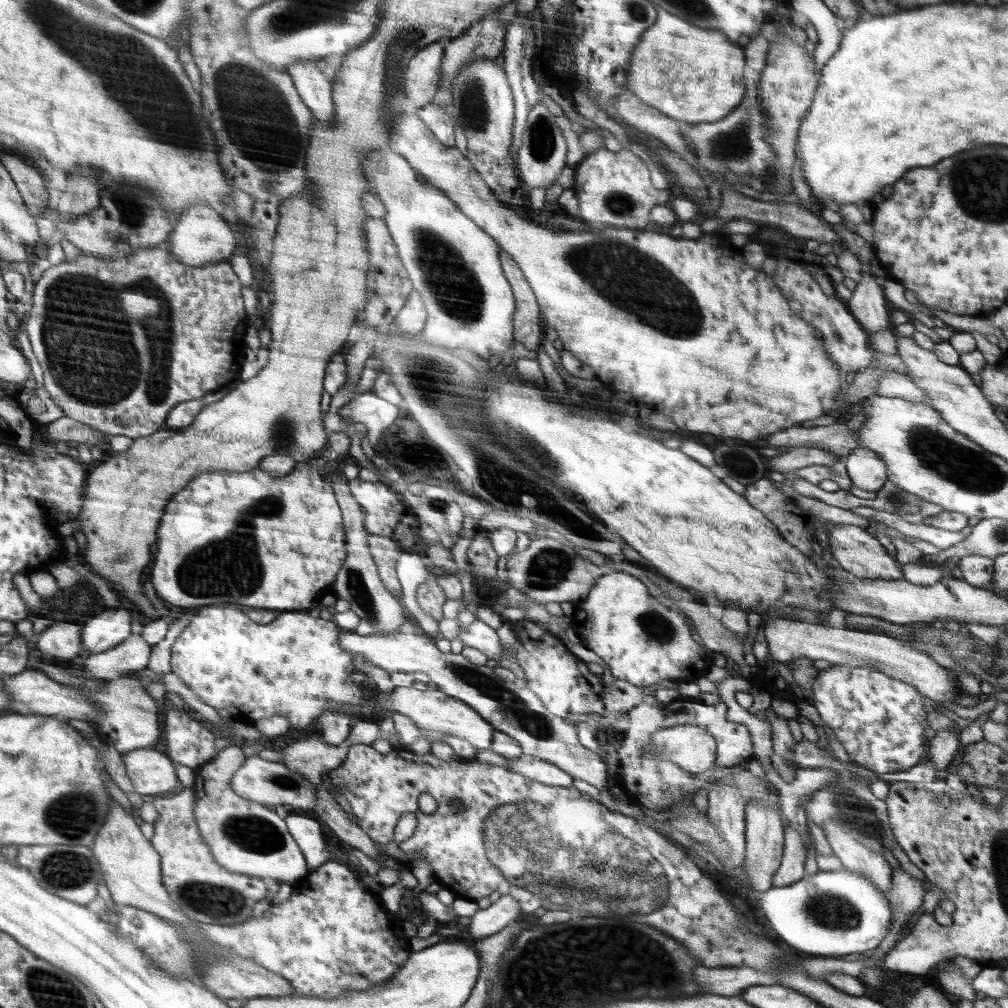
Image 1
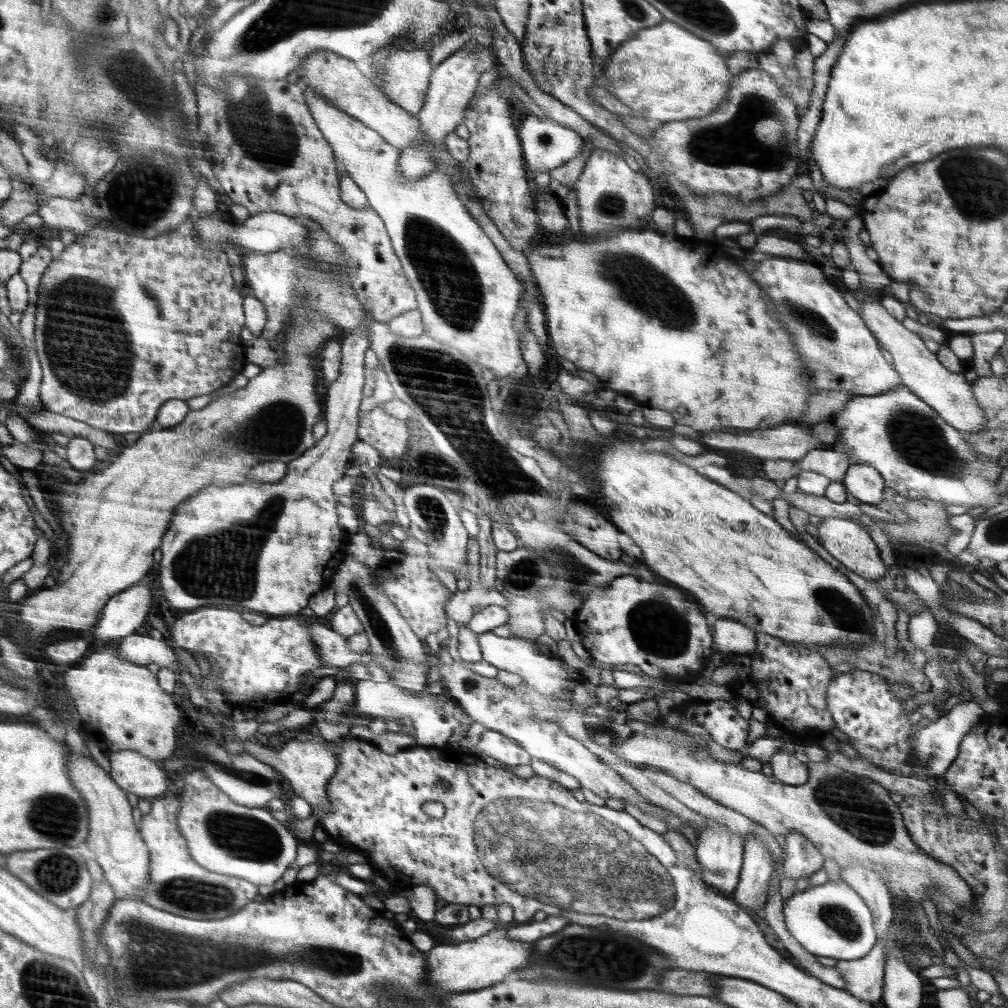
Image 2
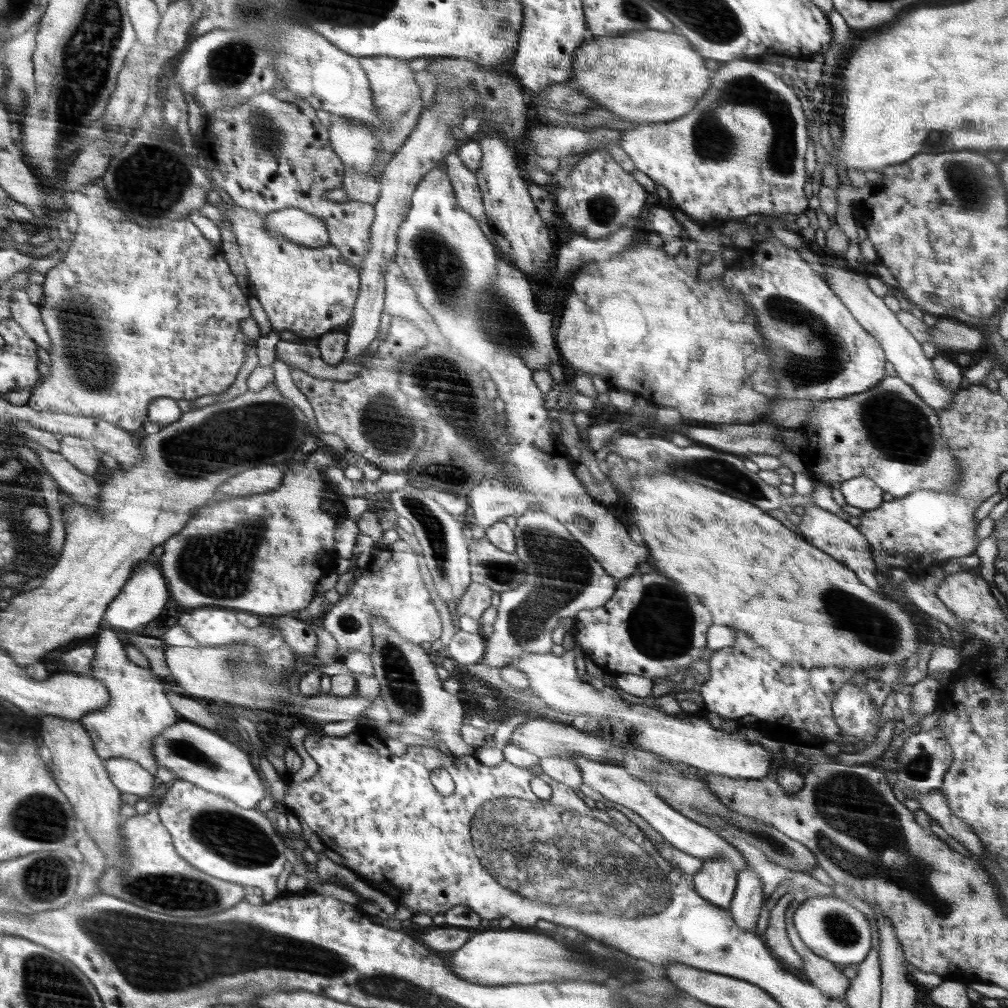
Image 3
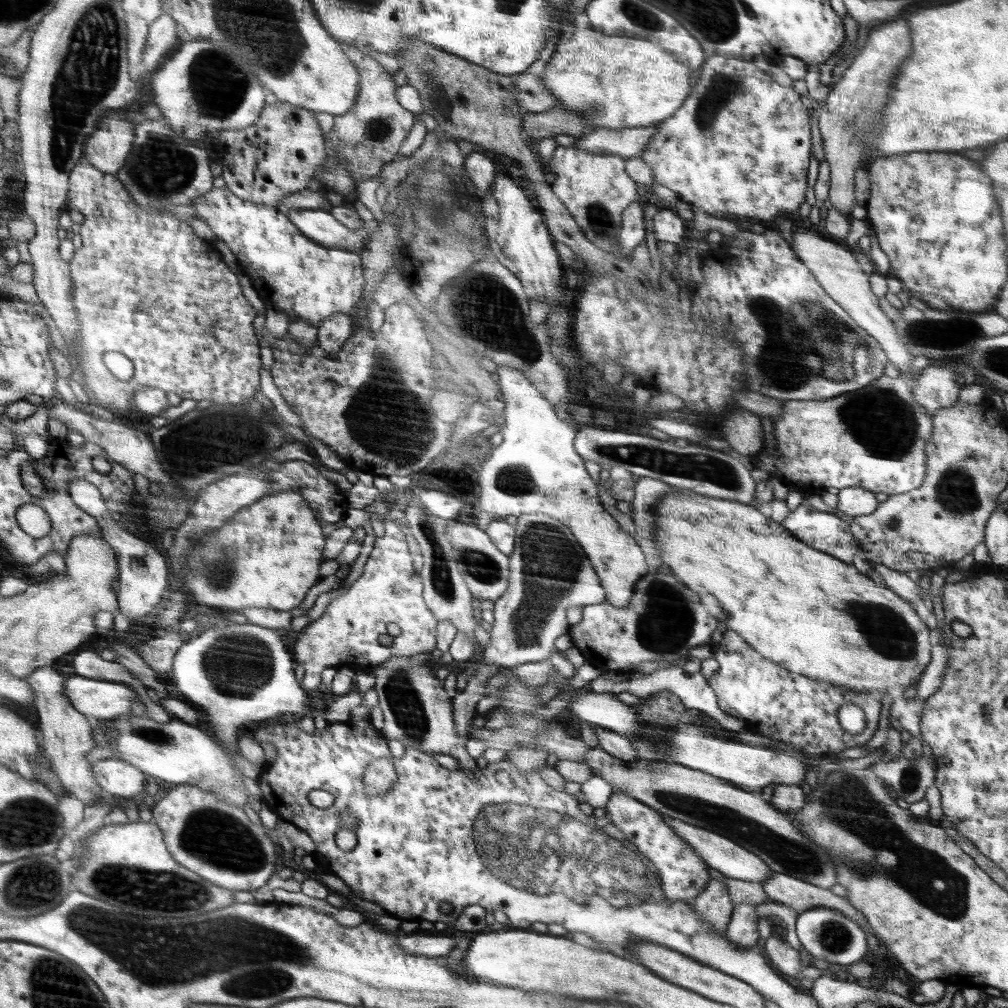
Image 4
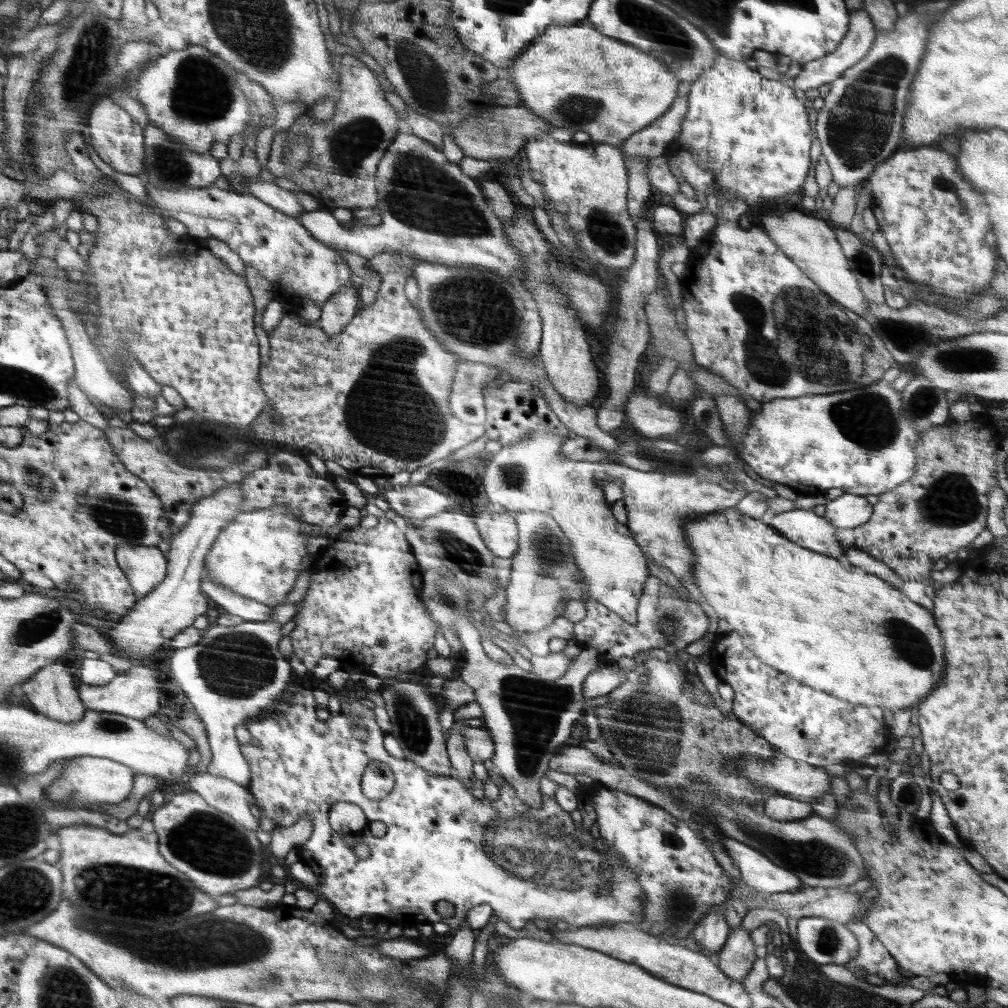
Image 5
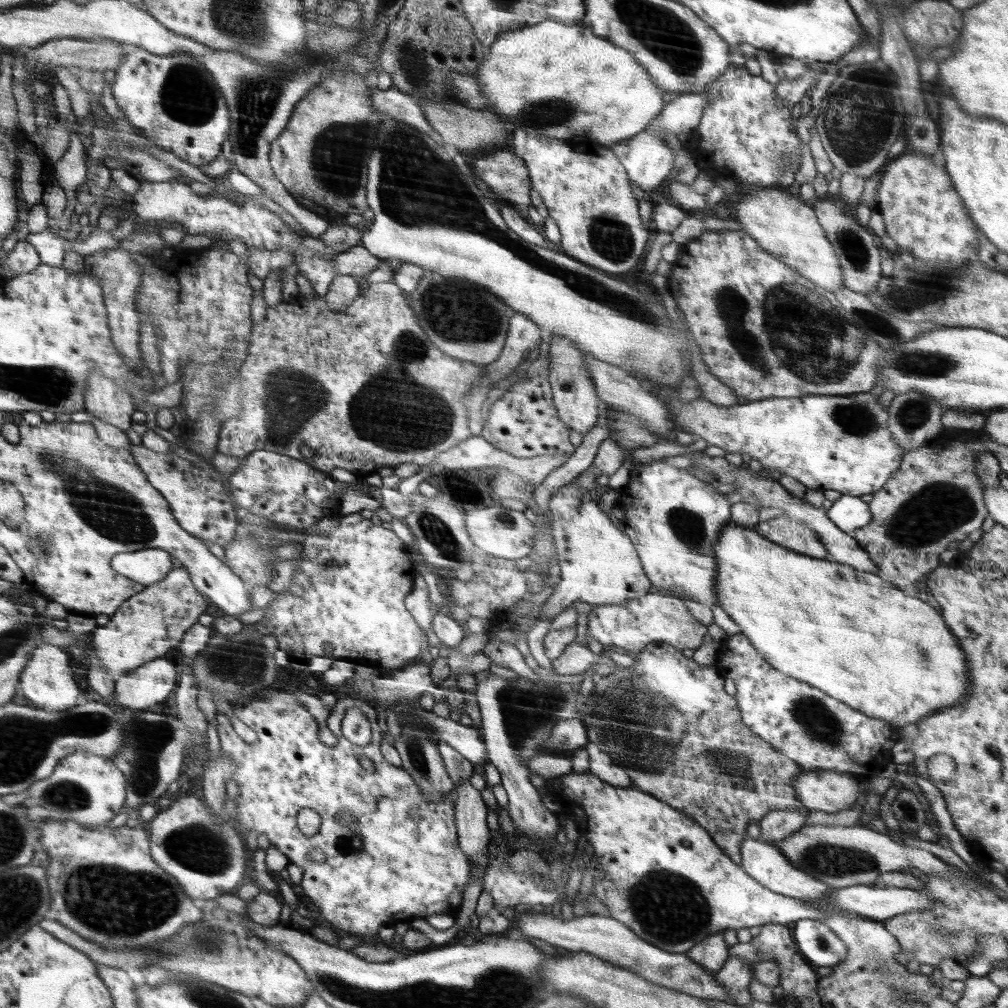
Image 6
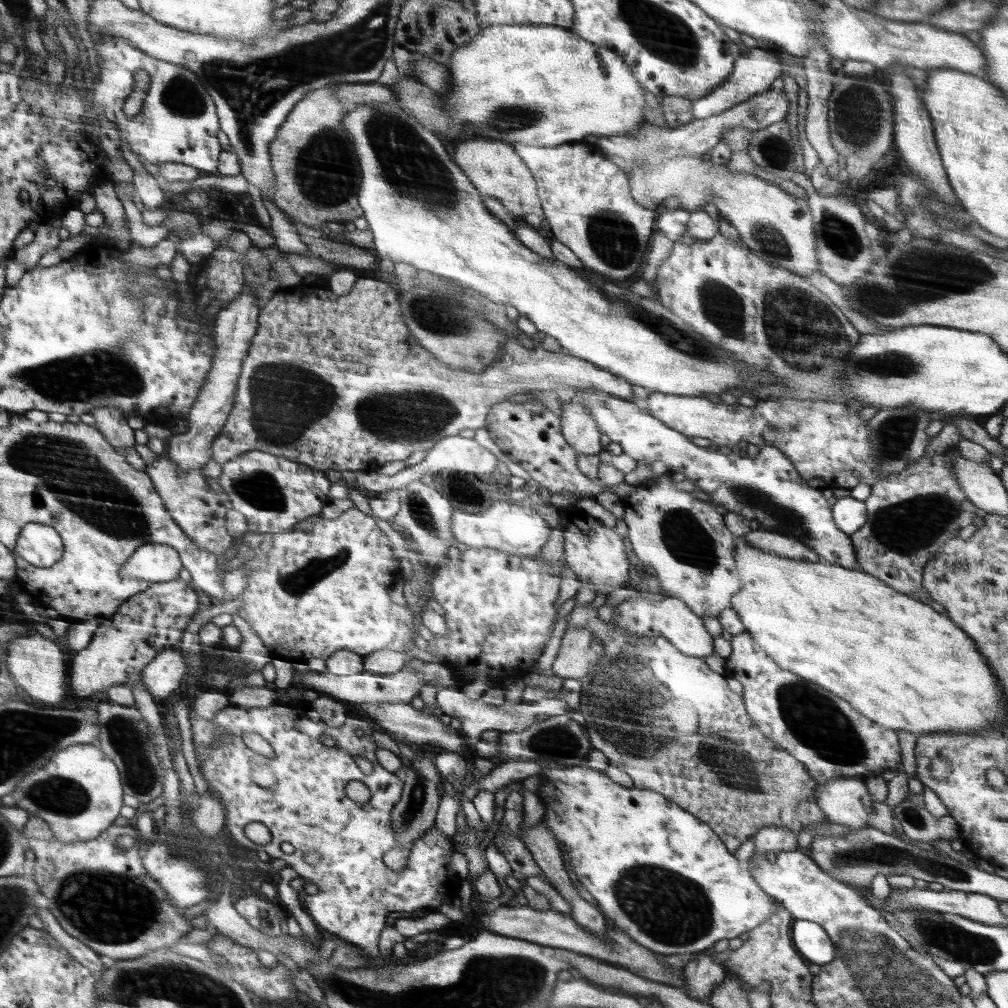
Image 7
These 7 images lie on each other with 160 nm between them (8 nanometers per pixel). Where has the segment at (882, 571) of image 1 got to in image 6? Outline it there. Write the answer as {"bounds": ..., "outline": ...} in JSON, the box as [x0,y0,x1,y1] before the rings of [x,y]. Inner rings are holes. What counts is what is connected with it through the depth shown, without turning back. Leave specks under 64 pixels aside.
{"bounds":[754,516,828,559],"outline":[[[784,516],[760,522],[754,530],[764,538],[811,558],[827,559],[828,551],[818,535],[806,525]]]}

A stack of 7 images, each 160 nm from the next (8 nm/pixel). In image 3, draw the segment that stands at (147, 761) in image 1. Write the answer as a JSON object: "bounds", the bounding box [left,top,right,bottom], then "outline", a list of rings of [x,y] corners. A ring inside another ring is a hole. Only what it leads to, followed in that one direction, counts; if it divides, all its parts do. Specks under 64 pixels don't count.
{"bounds":[104,758,154,797],"outline":[[[110,758],[104,760],[109,770],[109,777],[123,793],[137,794],[140,797],[150,796],[154,776],[140,763],[130,758]]]}

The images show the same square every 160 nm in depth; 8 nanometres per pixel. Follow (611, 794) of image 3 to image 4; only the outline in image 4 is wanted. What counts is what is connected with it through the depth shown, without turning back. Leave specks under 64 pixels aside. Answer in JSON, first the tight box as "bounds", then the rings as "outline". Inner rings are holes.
{"bounds":[662,814,773,883],"outline":[[[662,814],[662,816],[665,822],[673,827],[673,830],[701,855],[702,860],[708,867],[715,868],[727,877],[762,883],[773,873],[773,870],[763,860],[760,860],[759,856],[734,844],[729,838],[724,838],[715,832],[686,824],[686,822],[682,822],[676,818],[670,818],[665,814]]]}

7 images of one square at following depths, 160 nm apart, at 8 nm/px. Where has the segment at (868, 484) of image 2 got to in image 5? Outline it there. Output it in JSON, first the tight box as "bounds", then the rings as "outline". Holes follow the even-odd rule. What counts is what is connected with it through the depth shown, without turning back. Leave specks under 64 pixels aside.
{"bounds":[823,493,874,529],"outline":[[[844,493],[826,504],[823,518],[838,529],[854,529],[868,522],[874,507],[865,497]]]}

